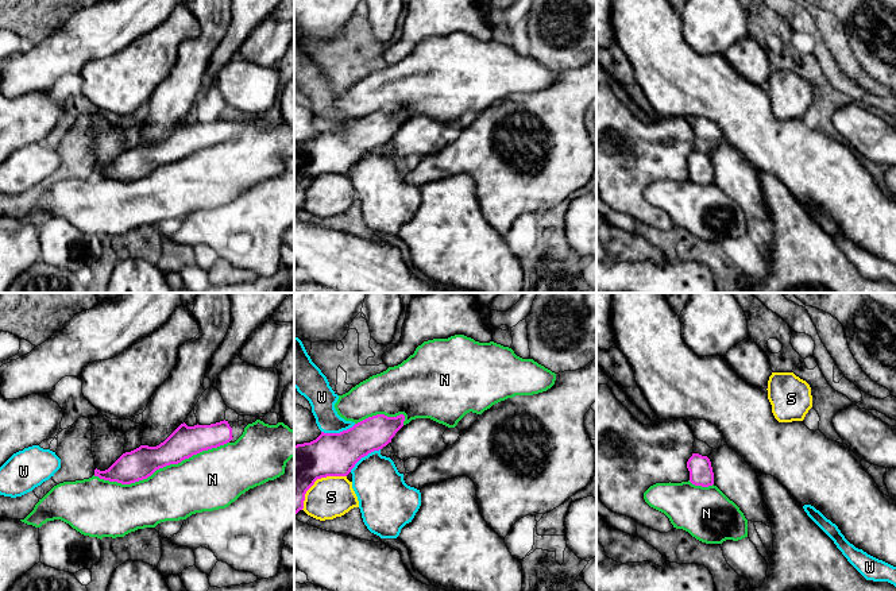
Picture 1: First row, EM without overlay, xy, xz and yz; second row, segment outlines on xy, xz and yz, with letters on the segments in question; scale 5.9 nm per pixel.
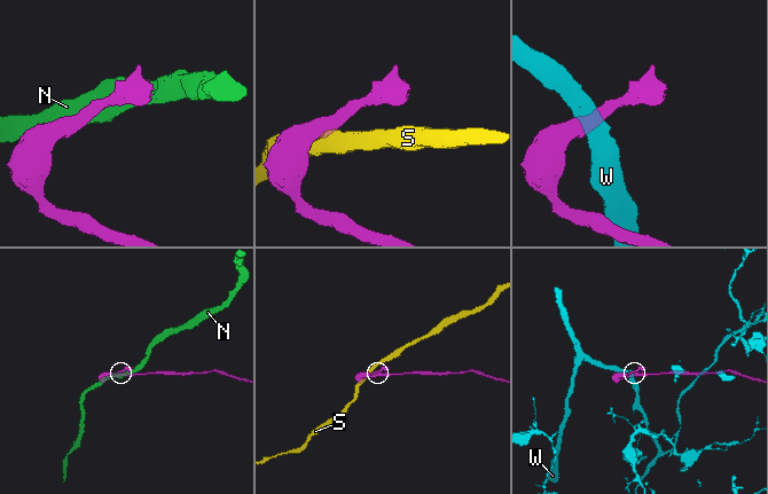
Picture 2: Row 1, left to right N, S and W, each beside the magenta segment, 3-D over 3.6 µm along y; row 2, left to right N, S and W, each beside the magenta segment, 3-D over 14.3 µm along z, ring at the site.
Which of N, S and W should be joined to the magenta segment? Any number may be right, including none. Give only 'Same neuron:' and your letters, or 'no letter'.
Same neuron: N

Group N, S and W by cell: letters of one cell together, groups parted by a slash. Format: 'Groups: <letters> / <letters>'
Groups: N / S / W

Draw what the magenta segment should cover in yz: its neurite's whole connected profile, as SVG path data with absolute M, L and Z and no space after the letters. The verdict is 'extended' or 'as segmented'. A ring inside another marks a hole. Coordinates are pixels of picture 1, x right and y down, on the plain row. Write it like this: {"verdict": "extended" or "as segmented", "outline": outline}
{"verdict": "extended", "outline": "M692 151L687 159L690 178L656 181L644 190L645 200L664 210L673 225L706 242L748 235L748 217L715 182L711 159Z"}

